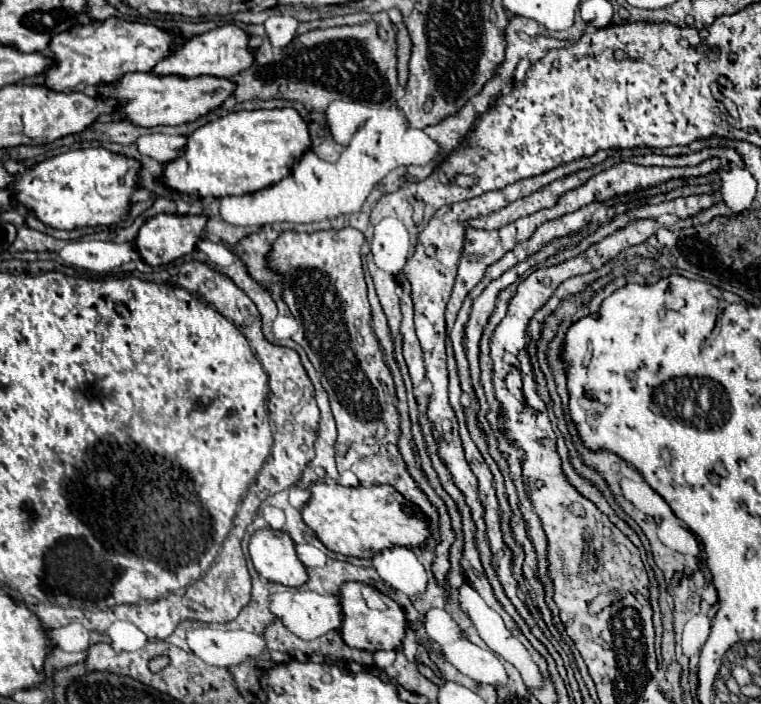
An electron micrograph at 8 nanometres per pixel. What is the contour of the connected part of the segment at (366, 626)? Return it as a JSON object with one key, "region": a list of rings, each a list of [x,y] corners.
{"region":[[[348,581],[340,587],[338,591],[340,597],[340,607],[342,607],[342,625],[340,625],[340,637],[348,647],[356,647],[356,649],[364,649],[364,651],[380,651],[380,649],[398,649],[400,641],[406,635],[408,623],[406,623],[406,613],[402,611],[402,607],[392,601],[390,597],[380,595],[384,609],[370,609],[362,597],[362,583],[354,583]]]}

